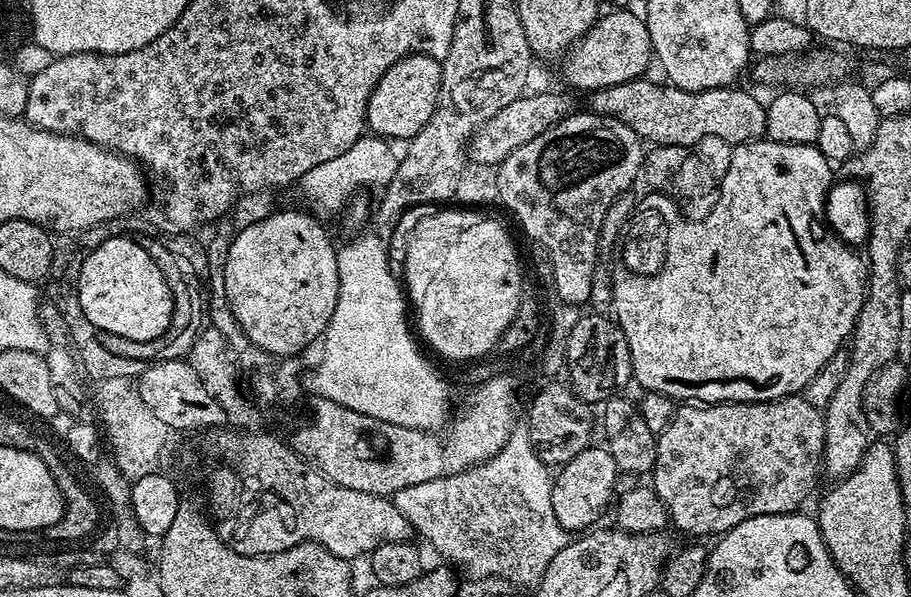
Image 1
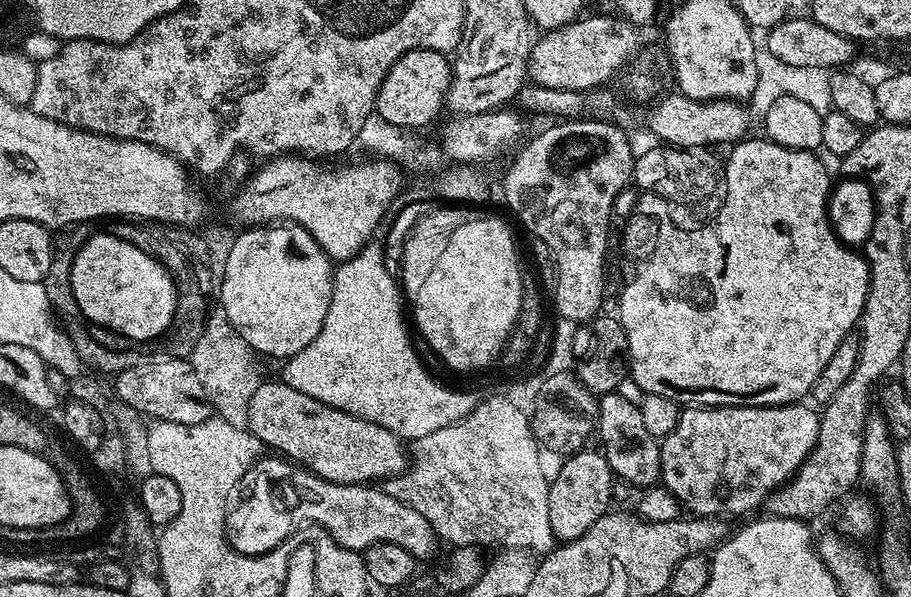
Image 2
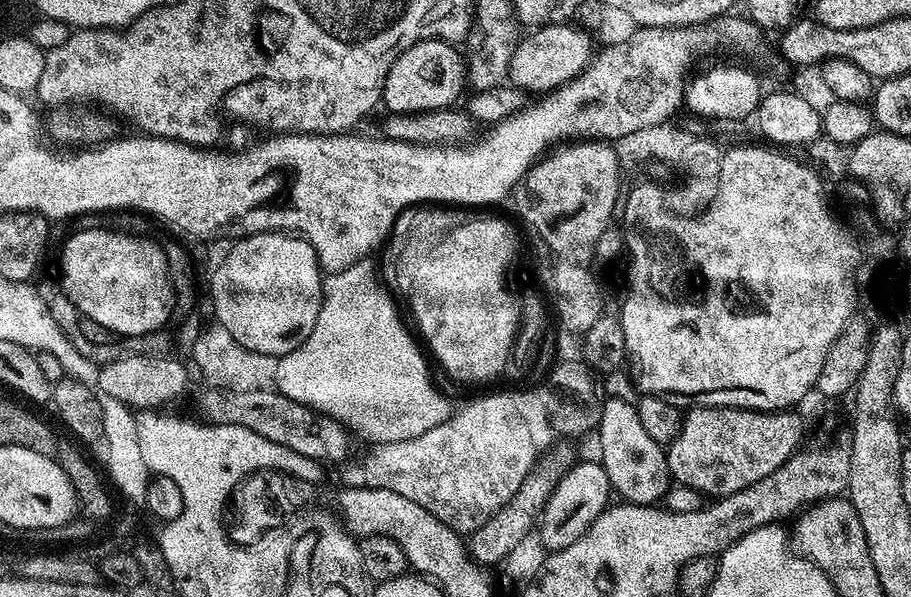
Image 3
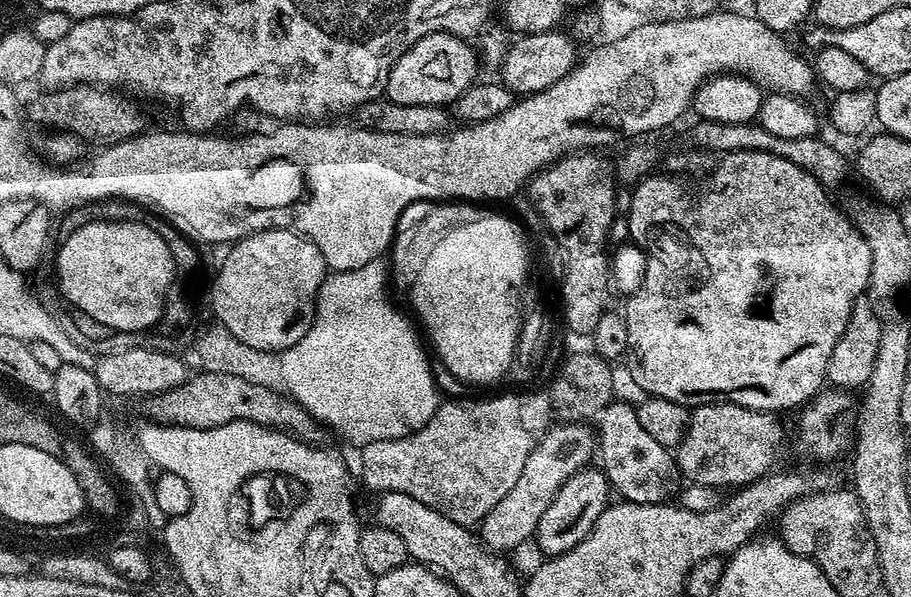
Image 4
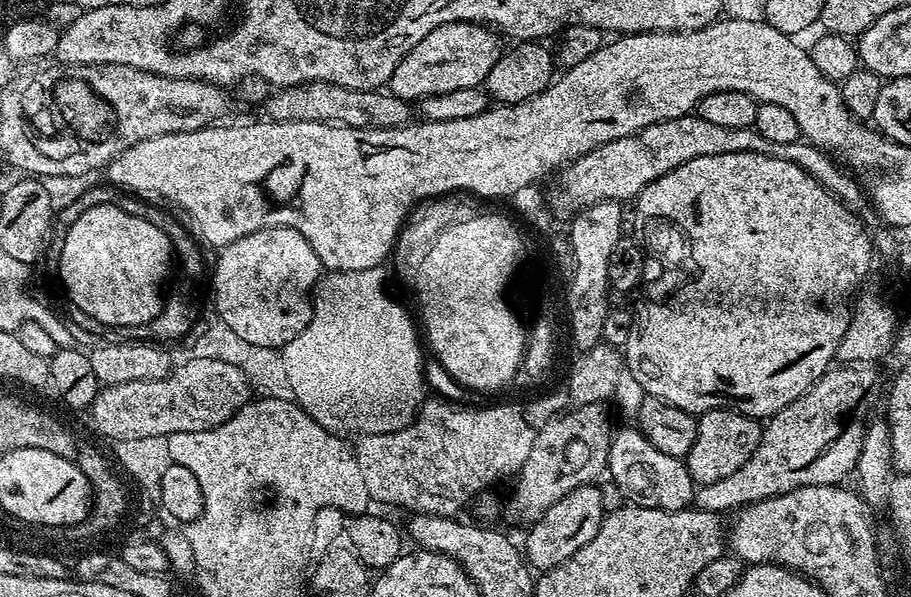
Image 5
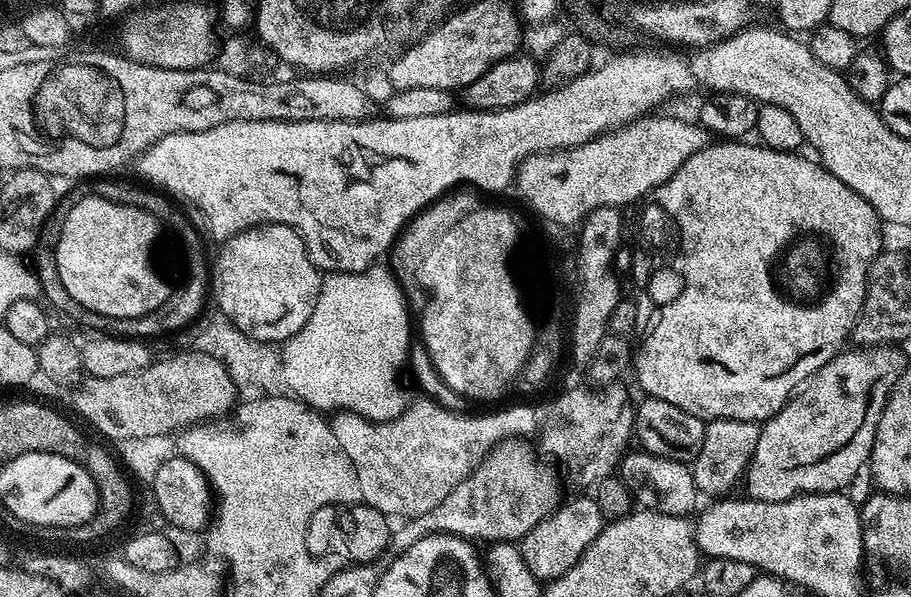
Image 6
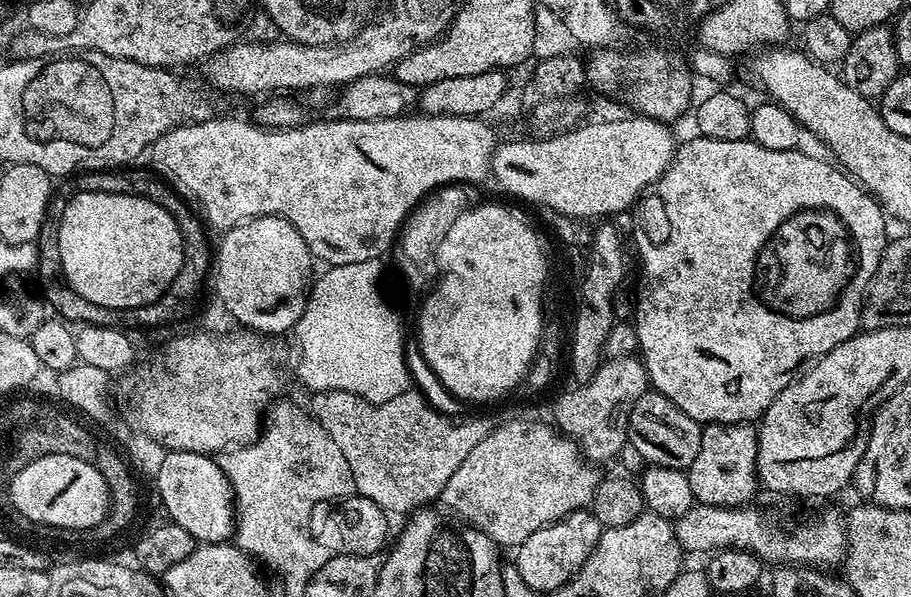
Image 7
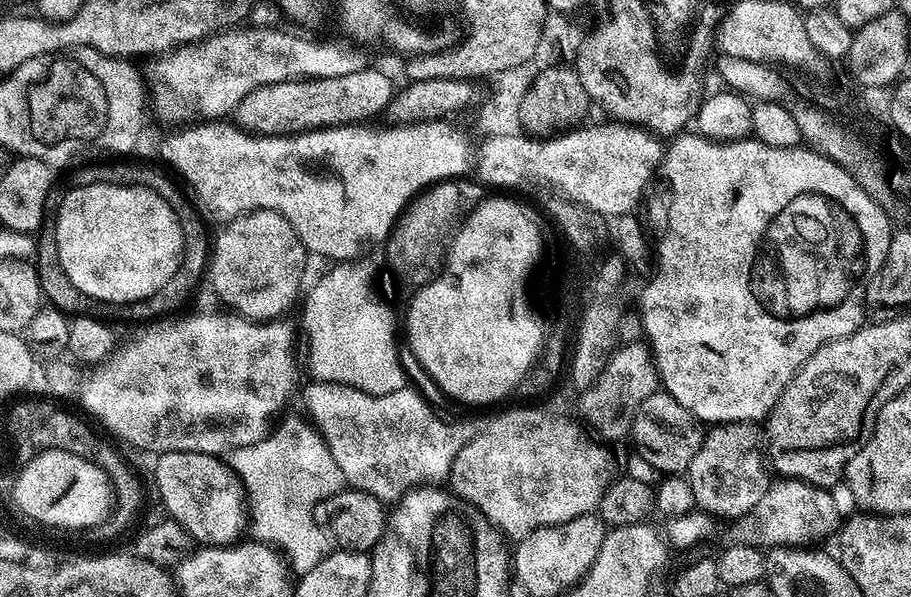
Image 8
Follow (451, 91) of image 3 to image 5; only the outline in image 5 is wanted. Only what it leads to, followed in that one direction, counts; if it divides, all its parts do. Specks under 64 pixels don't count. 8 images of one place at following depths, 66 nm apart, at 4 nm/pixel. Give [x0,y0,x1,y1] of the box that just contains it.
[386,20,502,102]

